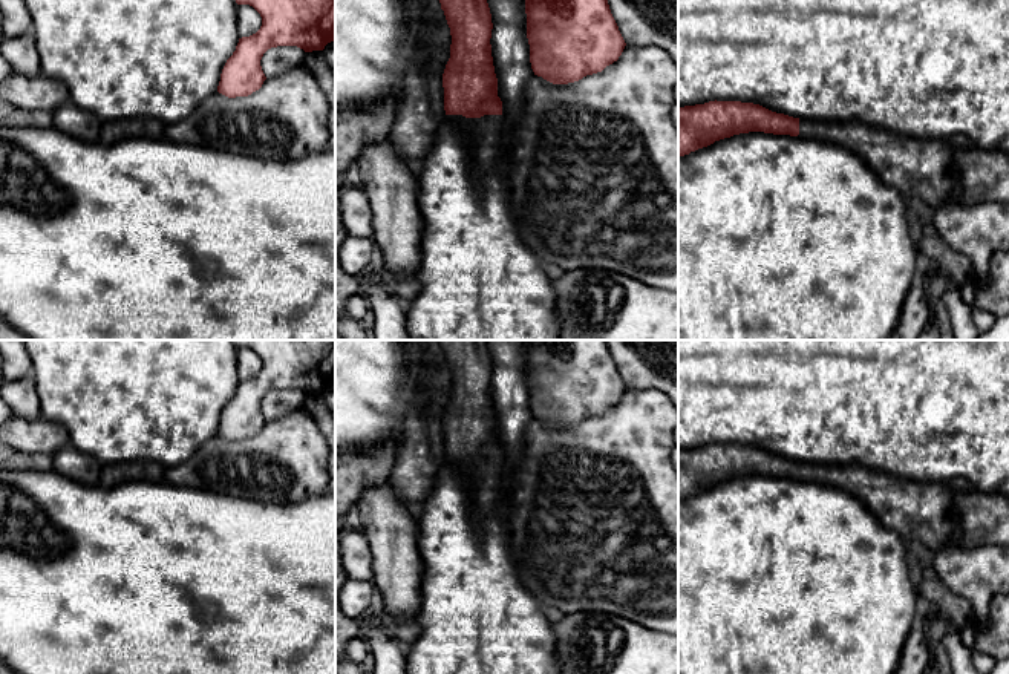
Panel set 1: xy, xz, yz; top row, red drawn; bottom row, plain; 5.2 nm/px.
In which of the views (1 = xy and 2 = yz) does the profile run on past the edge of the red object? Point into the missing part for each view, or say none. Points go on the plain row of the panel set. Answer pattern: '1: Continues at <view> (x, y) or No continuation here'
1: No continuation here
2: Continues at yz (931, 513)

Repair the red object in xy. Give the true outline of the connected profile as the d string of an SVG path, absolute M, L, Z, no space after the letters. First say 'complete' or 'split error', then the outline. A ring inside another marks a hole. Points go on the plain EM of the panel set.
complete; M233 340L237 348L253 349L262 360L260 372L239 381L227 403L217 435L248 440L266 423L260 403L277 389L297 389L305 395L323 394L335 383L335 340Z

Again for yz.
split error; M715 443L678 450L678 499L749 475L845 490L906 544L919 541L934 553L949 544L1009 545L1009 496L1001 493L954 493L948 484L906 481L860 466L801 463L753 446Z

